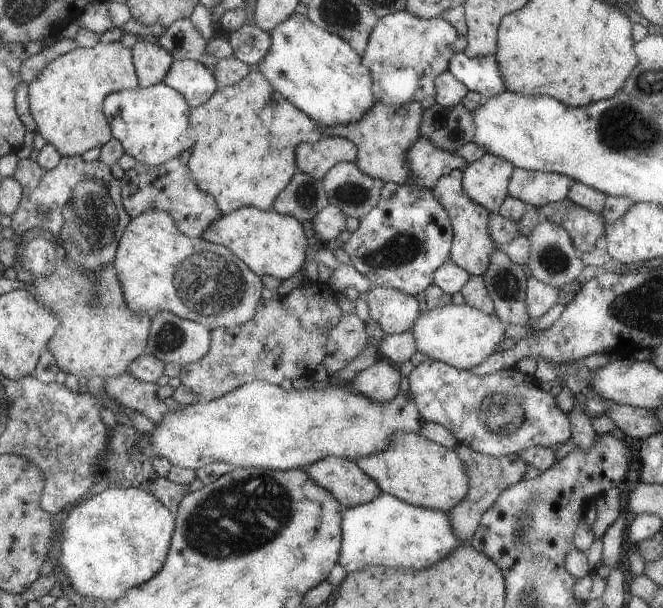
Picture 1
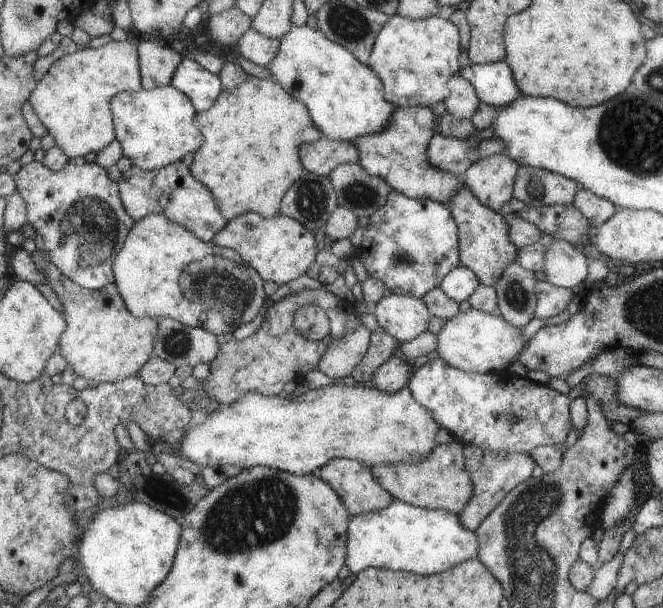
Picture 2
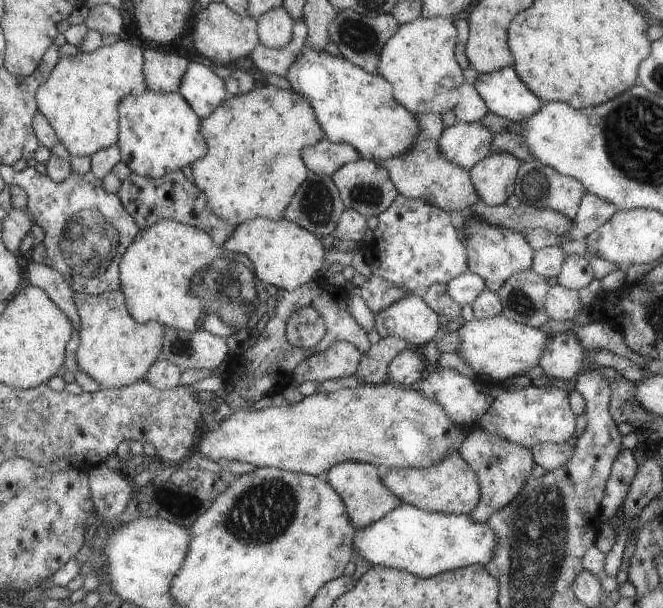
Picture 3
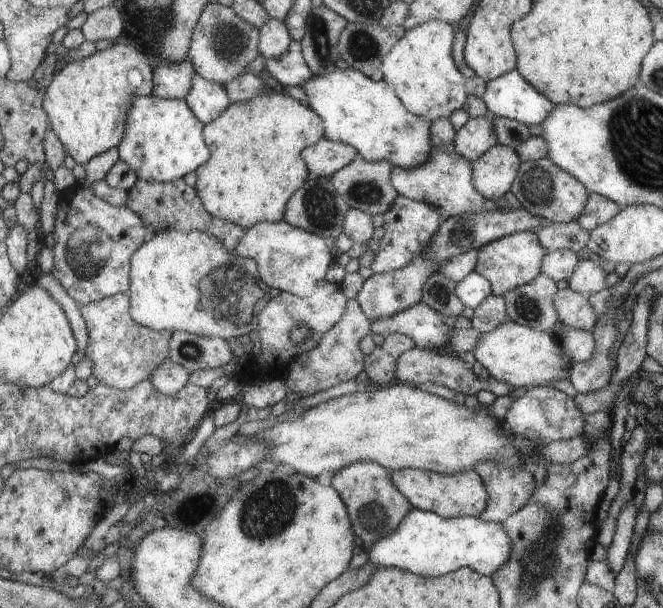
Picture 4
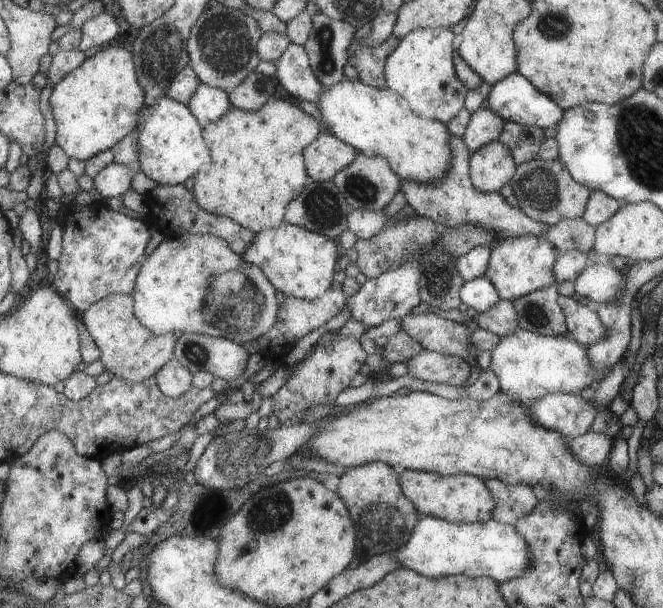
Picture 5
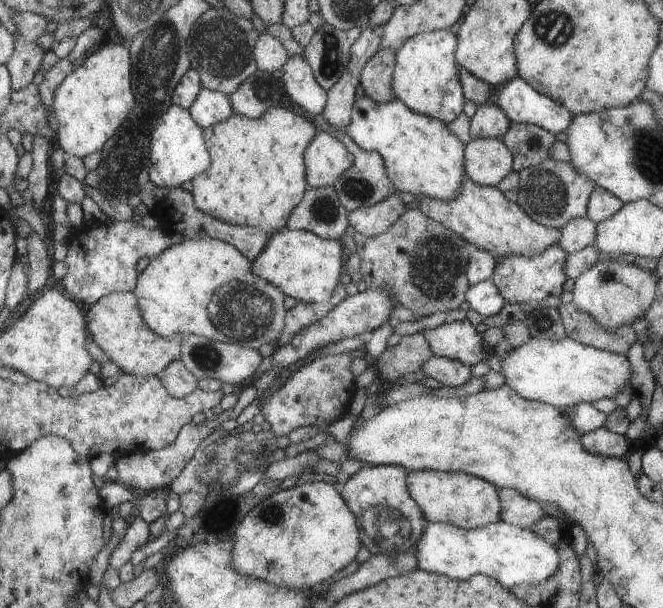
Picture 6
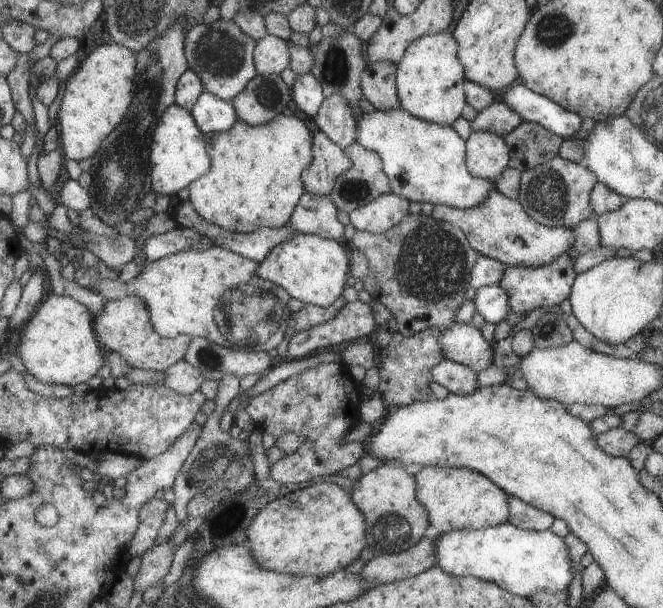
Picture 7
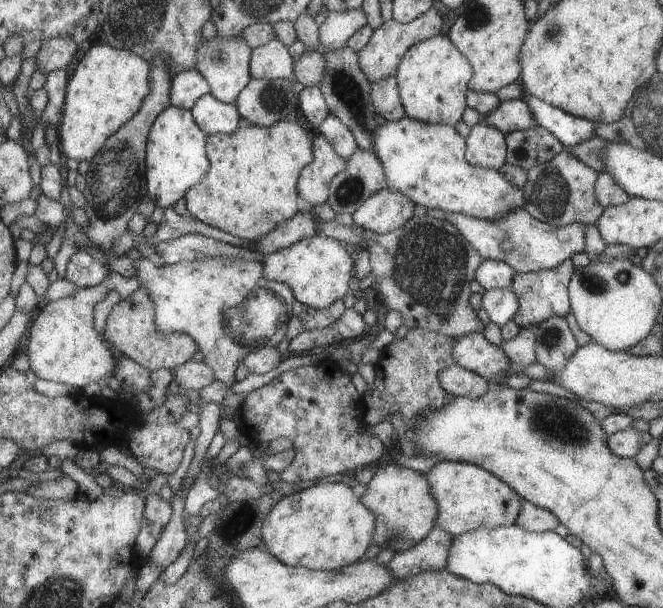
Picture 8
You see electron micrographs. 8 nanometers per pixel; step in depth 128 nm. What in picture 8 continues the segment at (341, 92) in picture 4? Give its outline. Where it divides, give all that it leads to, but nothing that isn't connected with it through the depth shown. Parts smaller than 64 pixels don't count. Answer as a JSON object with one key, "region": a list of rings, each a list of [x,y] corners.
{"region":[[[404,116],[397,122],[386,121],[381,126],[377,125],[371,138],[373,138],[371,148],[375,150],[374,153],[381,160],[385,171],[386,188],[405,194],[415,205],[443,213],[464,214],[481,220],[499,222],[499,218],[505,218],[511,210],[519,210],[526,204],[522,188],[508,182],[501,171],[471,166],[466,161],[466,139],[462,139],[452,126],[425,123]]]}

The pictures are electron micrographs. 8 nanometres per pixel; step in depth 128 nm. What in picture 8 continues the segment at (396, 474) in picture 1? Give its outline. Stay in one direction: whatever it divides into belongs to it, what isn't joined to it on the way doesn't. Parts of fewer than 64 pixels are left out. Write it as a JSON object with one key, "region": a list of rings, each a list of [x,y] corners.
{"region":[[[445,460],[435,464],[426,474],[432,495],[438,504],[438,516],[434,526],[447,531],[447,534],[457,536],[475,529],[490,529],[515,524],[522,508],[523,499],[512,488],[507,488],[501,482],[502,479],[497,478],[490,471],[473,464],[467,464],[467,462]]]}

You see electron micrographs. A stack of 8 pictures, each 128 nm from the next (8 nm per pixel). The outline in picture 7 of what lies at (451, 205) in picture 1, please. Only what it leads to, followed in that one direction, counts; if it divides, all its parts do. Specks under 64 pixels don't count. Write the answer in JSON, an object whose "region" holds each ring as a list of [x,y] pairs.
{"region":[[[563,253],[561,257],[555,258],[550,265],[541,266],[519,266],[506,267],[502,280],[498,285],[506,291],[509,296],[509,309],[513,313],[527,314],[534,308],[549,308],[559,304],[570,296],[571,285],[574,284],[574,262]]]}

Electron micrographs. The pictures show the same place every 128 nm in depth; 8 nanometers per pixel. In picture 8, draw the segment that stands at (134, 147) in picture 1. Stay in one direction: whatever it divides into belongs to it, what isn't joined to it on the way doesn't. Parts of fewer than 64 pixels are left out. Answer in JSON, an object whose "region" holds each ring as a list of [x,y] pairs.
{"region":[[[167,106],[162,110],[151,125],[146,138],[146,191],[154,206],[165,210],[184,197],[185,191],[197,184],[207,169],[210,168],[209,156],[206,154],[206,134],[194,121],[190,110]]]}

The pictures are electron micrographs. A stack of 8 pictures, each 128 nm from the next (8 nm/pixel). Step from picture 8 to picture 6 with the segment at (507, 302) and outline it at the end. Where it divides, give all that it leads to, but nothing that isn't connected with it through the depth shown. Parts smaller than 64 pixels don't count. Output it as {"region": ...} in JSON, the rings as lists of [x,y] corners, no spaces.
{"region":[[[490,280],[472,284],[471,288],[466,290],[465,299],[471,309],[484,318],[497,314],[506,303],[498,287]]]}

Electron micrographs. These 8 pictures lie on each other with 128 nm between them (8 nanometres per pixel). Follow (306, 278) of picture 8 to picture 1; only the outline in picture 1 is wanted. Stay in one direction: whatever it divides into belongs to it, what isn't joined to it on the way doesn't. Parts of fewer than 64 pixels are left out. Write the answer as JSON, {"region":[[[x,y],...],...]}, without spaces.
{"region":[[[250,206],[239,207],[233,212],[221,214],[217,221],[207,226],[201,237],[207,242],[227,247],[227,250],[242,259],[260,277],[267,275],[279,281],[287,280],[305,262],[307,246],[301,224],[292,216],[281,216],[275,211]]]}

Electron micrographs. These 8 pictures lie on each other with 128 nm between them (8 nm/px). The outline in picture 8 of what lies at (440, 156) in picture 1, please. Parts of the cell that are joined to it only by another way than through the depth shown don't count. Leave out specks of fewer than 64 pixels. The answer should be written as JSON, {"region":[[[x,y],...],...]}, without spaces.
{"region":[[[523,98],[501,101],[493,113],[482,117],[480,123],[493,126],[502,131],[504,135],[513,131],[529,130],[529,128],[537,126],[537,122],[531,116]]]}

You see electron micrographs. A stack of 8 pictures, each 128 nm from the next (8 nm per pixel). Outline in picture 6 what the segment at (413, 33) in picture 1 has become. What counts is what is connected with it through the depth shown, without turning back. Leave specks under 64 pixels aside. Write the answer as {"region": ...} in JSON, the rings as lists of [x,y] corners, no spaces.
{"region":[[[449,29],[422,32],[403,42],[402,48],[394,51],[394,97],[412,111],[444,123],[457,118],[465,104],[460,71],[454,57],[457,44],[457,36]]]}

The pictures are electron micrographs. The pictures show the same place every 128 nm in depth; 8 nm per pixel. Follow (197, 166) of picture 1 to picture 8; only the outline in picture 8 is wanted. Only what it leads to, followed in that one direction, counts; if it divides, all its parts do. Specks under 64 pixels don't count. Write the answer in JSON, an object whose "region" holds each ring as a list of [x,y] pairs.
{"region":[[[287,120],[268,127],[242,123],[229,134],[206,135],[205,149],[210,168],[184,198],[193,219],[255,242],[298,212],[298,176],[312,160],[311,138],[303,128]]]}

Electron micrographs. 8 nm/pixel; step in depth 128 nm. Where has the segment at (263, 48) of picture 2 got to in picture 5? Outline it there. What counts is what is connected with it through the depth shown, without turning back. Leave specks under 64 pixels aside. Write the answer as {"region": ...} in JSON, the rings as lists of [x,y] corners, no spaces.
{"region":[[[290,43],[272,64],[275,66],[274,76],[291,96],[317,104],[322,86],[309,66],[303,46]]]}

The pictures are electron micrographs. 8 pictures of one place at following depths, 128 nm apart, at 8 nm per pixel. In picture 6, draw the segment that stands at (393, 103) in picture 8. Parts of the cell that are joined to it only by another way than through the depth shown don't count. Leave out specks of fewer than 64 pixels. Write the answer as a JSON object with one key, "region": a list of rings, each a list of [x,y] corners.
{"region":[[[380,48],[361,68],[359,85],[364,90],[364,94],[375,102],[393,100],[392,80],[395,61],[394,50]]]}

